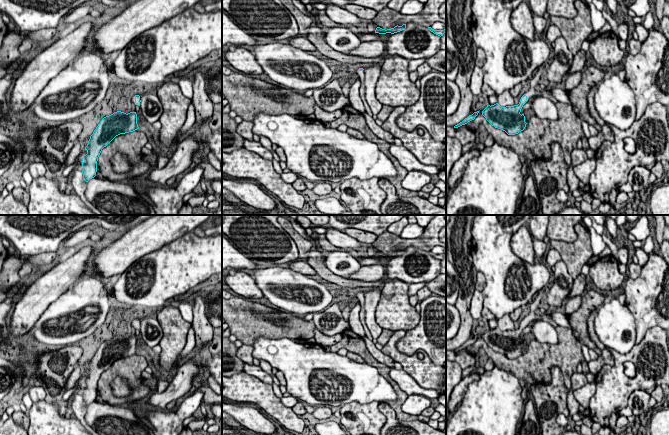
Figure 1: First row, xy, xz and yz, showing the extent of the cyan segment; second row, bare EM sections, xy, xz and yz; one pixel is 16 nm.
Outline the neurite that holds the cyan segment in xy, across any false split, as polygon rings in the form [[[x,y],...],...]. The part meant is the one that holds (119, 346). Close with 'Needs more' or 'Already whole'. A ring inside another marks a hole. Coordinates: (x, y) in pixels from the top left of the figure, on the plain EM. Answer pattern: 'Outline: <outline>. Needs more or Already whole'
Outline: [[[117,335],[104,341],[93,358],[90,360],[85,374],[86,379],[82,382],[82,398],[86,406],[96,400],[98,381],[104,371],[106,371],[116,360],[137,354],[137,338],[128,338]]]. Already whole

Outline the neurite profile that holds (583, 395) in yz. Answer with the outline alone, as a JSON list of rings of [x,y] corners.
[[[595,382],[587,383],[581,388],[573,392],[574,398],[585,409],[589,408],[589,402],[591,397],[595,394],[596,384]]]

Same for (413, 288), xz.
[[[429,281],[420,282],[420,283],[414,283],[414,284],[409,284],[408,296],[411,297],[411,296],[416,295],[417,292],[418,292],[421,288],[426,287],[426,284],[427,284],[428,282],[429,282]]]

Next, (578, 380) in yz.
[[[575,372],[571,376],[571,388],[568,390],[568,396],[567,396],[567,407],[569,409],[569,416],[574,416],[577,413],[583,413],[585,416],[590,415],[590,409],[587,408],[584,411],[579,410],[579,403],[578,401],[574,398],[573,392],[585,384],[588,383],[586,374],[581,372]]]

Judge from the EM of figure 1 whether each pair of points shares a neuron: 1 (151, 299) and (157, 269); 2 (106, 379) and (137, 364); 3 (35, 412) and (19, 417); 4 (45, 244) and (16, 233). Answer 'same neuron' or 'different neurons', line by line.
1: same neuron
2: same neuron
3: different neurons
4: same neuron

